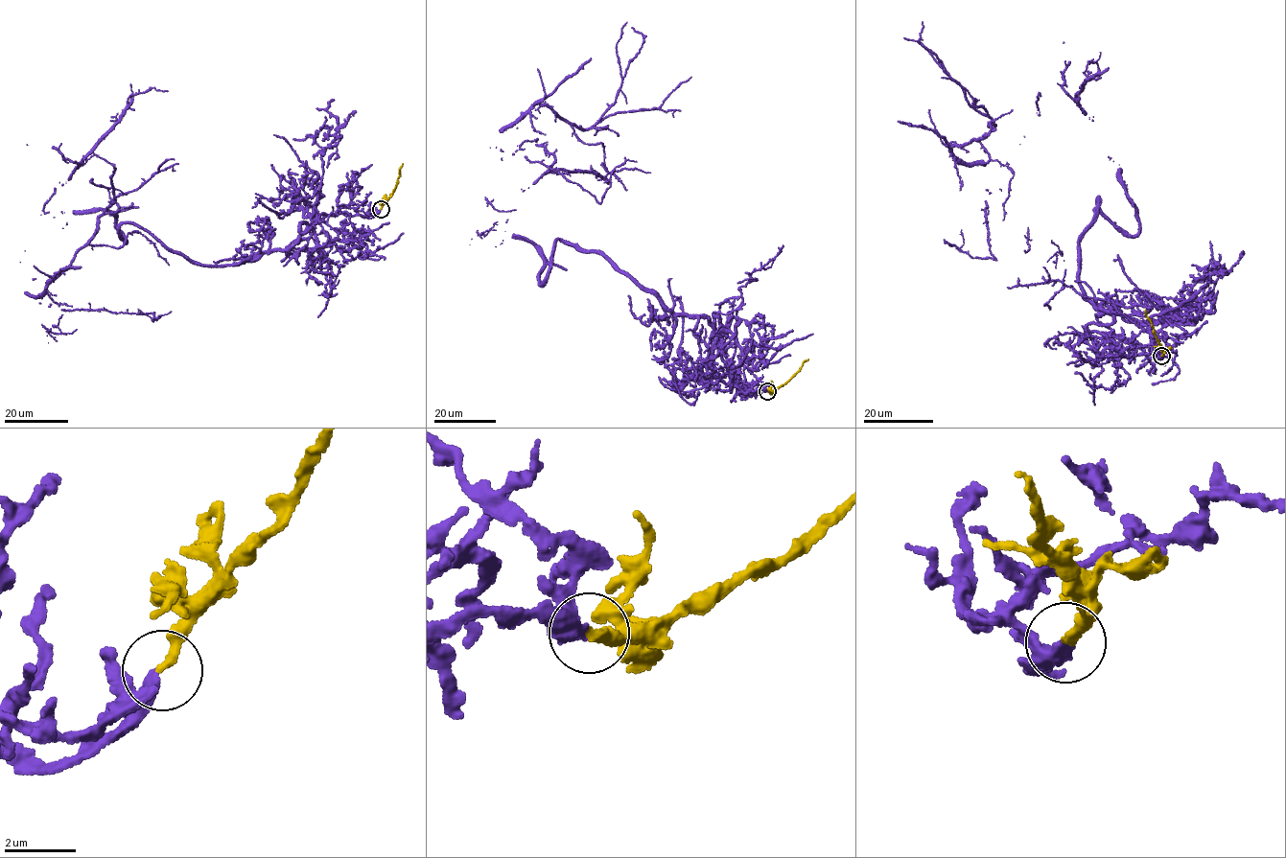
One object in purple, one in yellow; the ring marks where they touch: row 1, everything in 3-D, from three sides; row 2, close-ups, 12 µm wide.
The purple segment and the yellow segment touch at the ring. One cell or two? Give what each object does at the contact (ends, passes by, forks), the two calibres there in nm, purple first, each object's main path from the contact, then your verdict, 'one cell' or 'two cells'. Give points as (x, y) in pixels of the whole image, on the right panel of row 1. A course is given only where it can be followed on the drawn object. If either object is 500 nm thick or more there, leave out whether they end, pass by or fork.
purple ends | yellow ends | 320/280 nm | purple via (1161, 356), (1080, 283), (1097, 198), (1139, 226), (1061, 85), (950, 146), (995, 259), (946, 243) | yellow via (1161, 356), (1163, 352), (1145, 310) | one cell

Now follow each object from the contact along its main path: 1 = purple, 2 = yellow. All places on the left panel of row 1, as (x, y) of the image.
1: (380, 209), (209, 266), (61, 211), (74, 162), (118, 207), (46, 293), (171, 311)
2: (381, 209), (396, 186), (403, 163)

